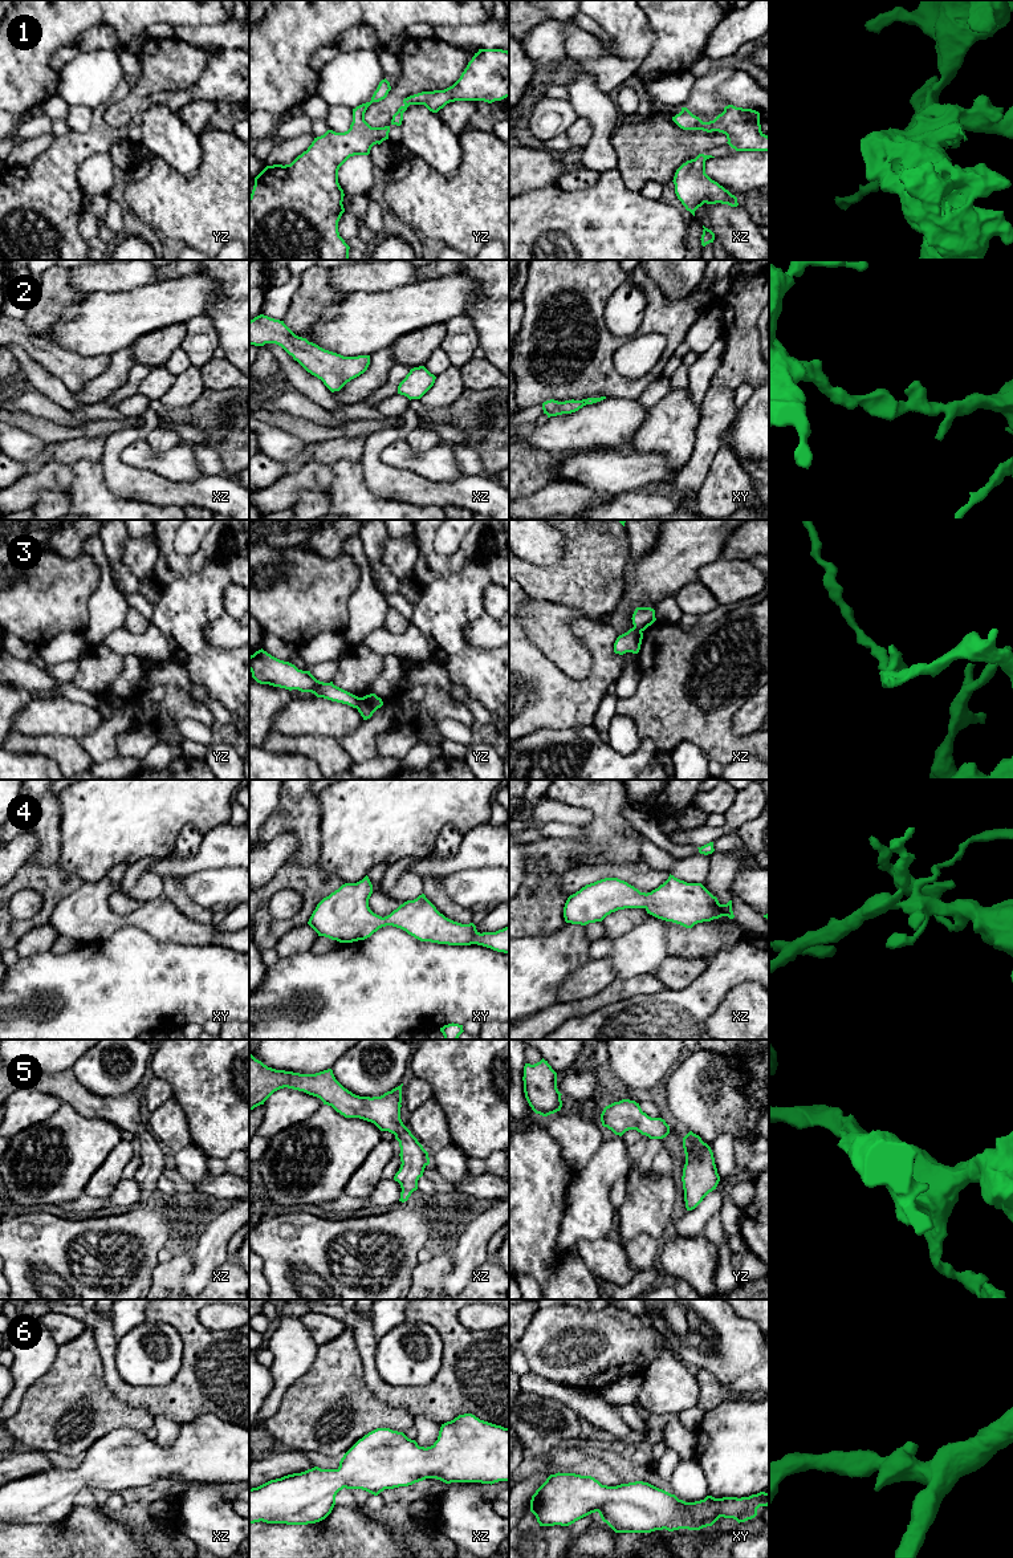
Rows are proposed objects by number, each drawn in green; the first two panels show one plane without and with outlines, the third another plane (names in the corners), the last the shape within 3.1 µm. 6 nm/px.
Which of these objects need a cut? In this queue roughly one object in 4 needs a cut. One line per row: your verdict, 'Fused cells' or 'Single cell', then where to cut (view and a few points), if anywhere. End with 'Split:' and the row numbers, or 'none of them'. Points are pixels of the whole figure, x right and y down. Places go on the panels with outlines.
1: Single cell. No split
2: Single cell. No split
3: Fused cells. Split along yz (359, 698), (357, 708)
4: Single cell. No split
5: Single cell. No split
6: Single cell. No split
Split: 3

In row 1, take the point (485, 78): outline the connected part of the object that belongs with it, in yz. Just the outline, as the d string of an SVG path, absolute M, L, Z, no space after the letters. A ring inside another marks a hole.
M479 49L460 78L444 90L422 91L403 99L403 106L392 115L391 125L400 126L410 105L424 105L438 113L455 101L484 101L492 103L509 97L509 52Z

